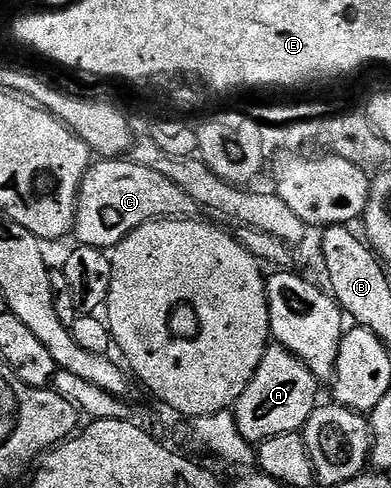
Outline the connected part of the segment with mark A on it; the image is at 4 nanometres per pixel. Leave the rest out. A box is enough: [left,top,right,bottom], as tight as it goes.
[232,347,320,446]

